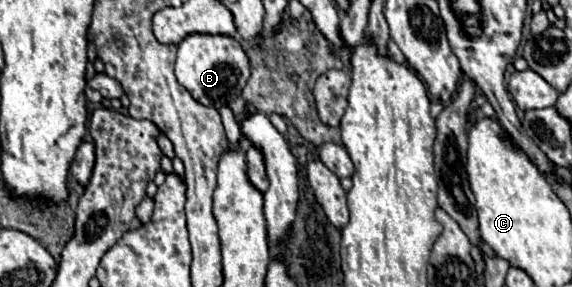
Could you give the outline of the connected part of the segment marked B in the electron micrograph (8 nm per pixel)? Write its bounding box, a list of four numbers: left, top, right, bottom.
[176,35,250,111]

